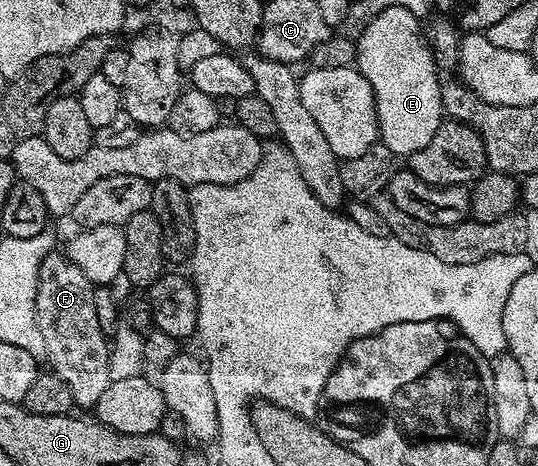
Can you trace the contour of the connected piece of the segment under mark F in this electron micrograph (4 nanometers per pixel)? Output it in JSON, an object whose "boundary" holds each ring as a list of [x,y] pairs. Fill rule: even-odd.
{"boundary":[[[54,250],[52,253],[44,258],[40,264],[39,281],[36,282],[36,298],[35,298],[35,312],[36,312],[36,326],[40,328],[41,337],[44,338],[44,346],[47,347],[45,359],[50,362],[48,364],[49,371],[55,372],[60,378],[64,378],[64,382],[68,382],[68,390],[72,394],[75,405],[79,409],[86,408],[86,410],[93,409],[96,402],[100,402],[100,394],[104,394],[104,390],[108,390],[110,385],[110,345],[108,343],[108,336],[102,330],[98,318],[96,318],[96,307],[93,301],[93,290],[95,285],[91,284],[89,278],[80,270],[80,266],[76,266],[68,259],[61,251]]]}

